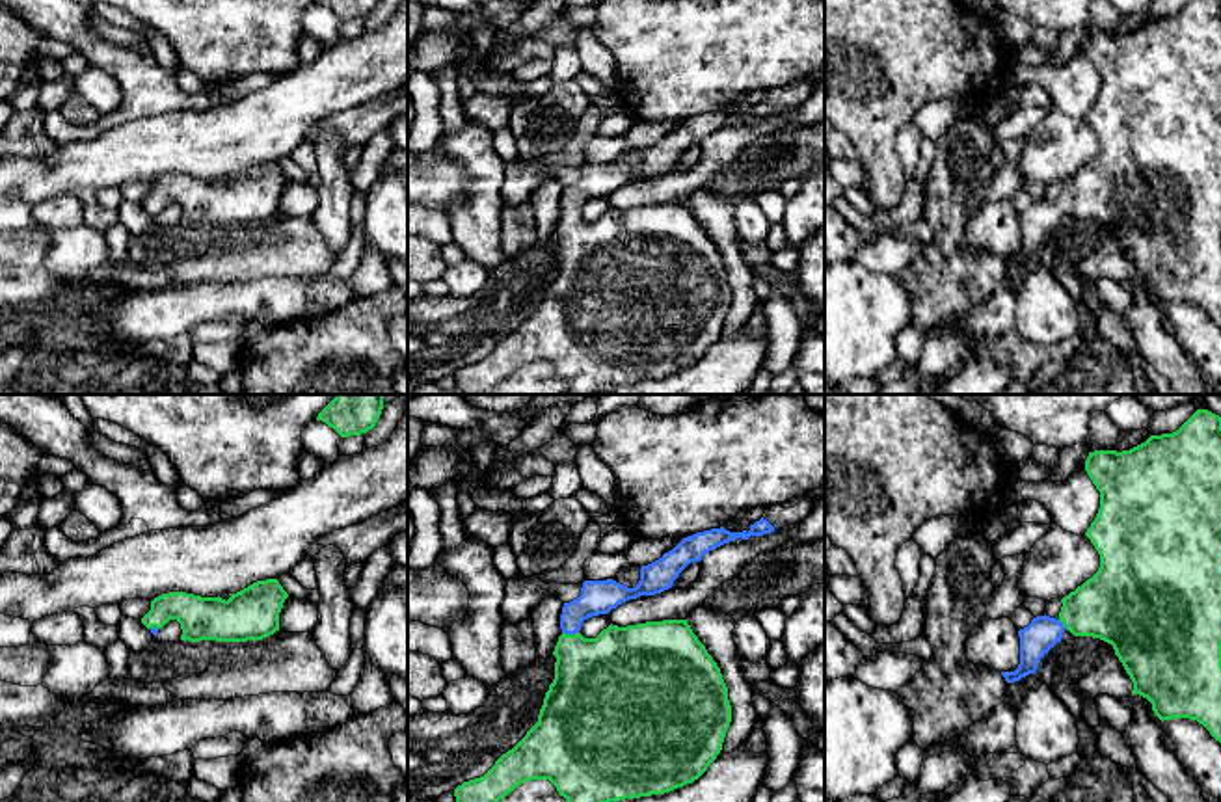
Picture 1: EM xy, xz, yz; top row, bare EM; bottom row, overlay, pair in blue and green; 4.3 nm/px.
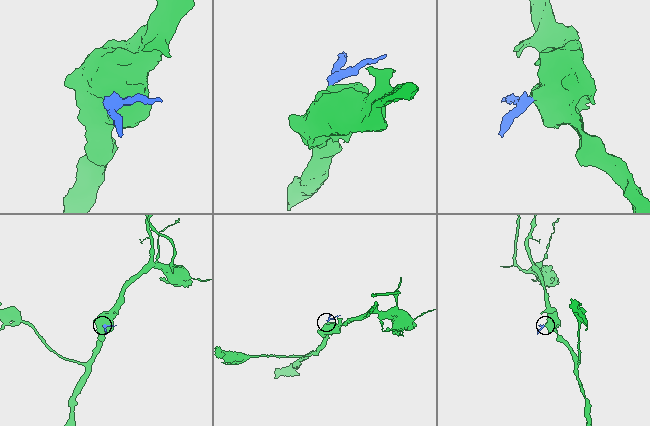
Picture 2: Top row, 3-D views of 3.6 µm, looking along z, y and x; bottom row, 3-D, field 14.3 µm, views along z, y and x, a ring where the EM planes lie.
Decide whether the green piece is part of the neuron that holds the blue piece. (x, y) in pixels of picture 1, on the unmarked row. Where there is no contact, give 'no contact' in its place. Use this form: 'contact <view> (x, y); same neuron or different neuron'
contact xz (570, 216); same neuron

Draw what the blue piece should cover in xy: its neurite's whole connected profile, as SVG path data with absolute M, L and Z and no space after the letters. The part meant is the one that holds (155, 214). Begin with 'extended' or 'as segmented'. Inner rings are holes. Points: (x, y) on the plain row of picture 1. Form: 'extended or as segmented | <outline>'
extended | M277 162L257 164L225 184L169 175L151 184L141 207L156 220L169 205L181 207L181 223L248 225L279 214L279 195L288 177Z

